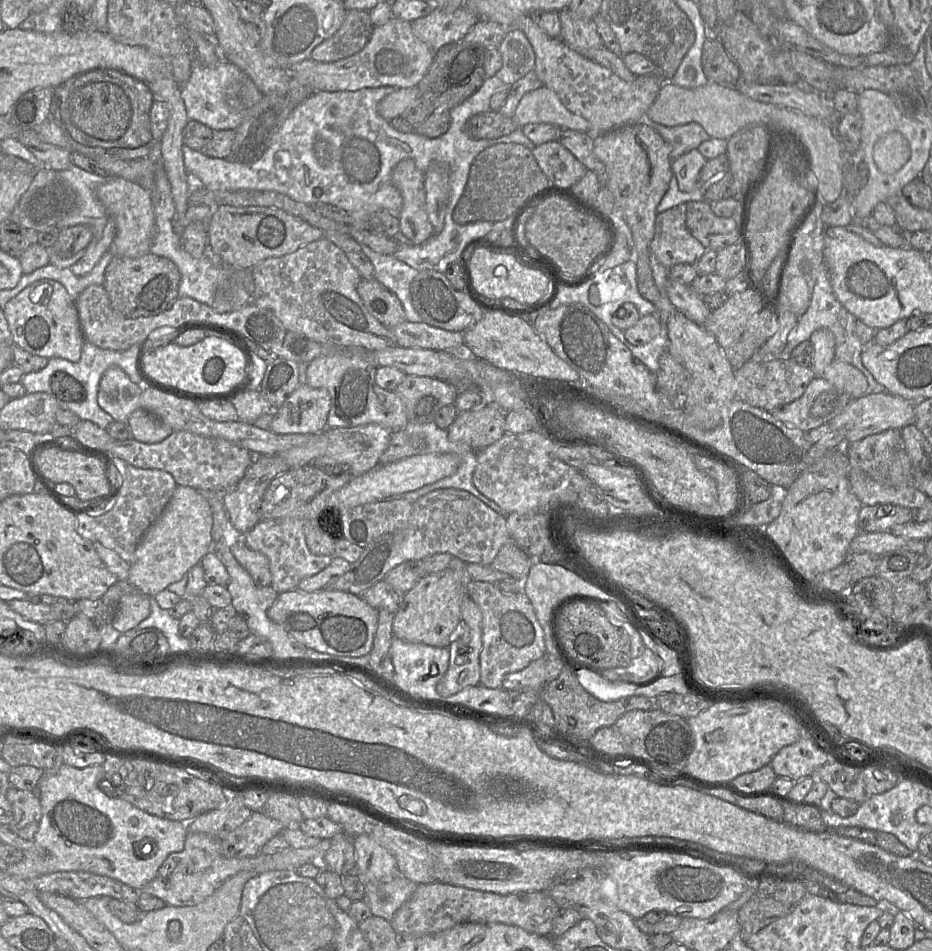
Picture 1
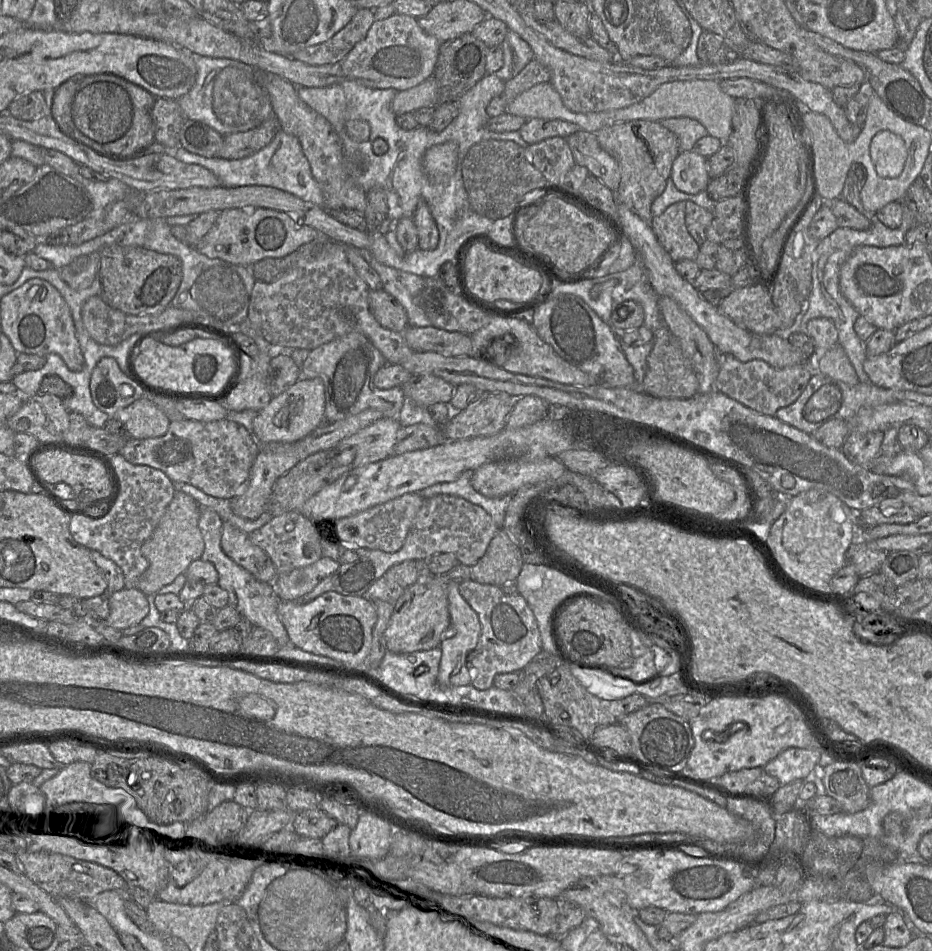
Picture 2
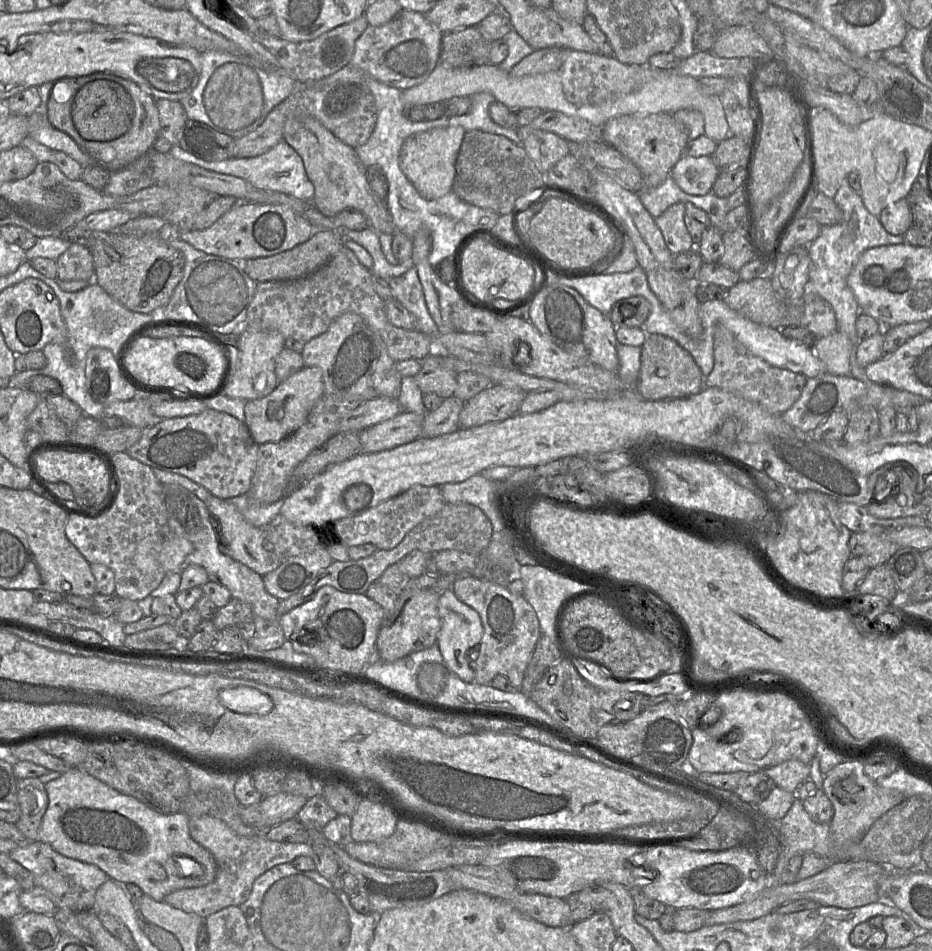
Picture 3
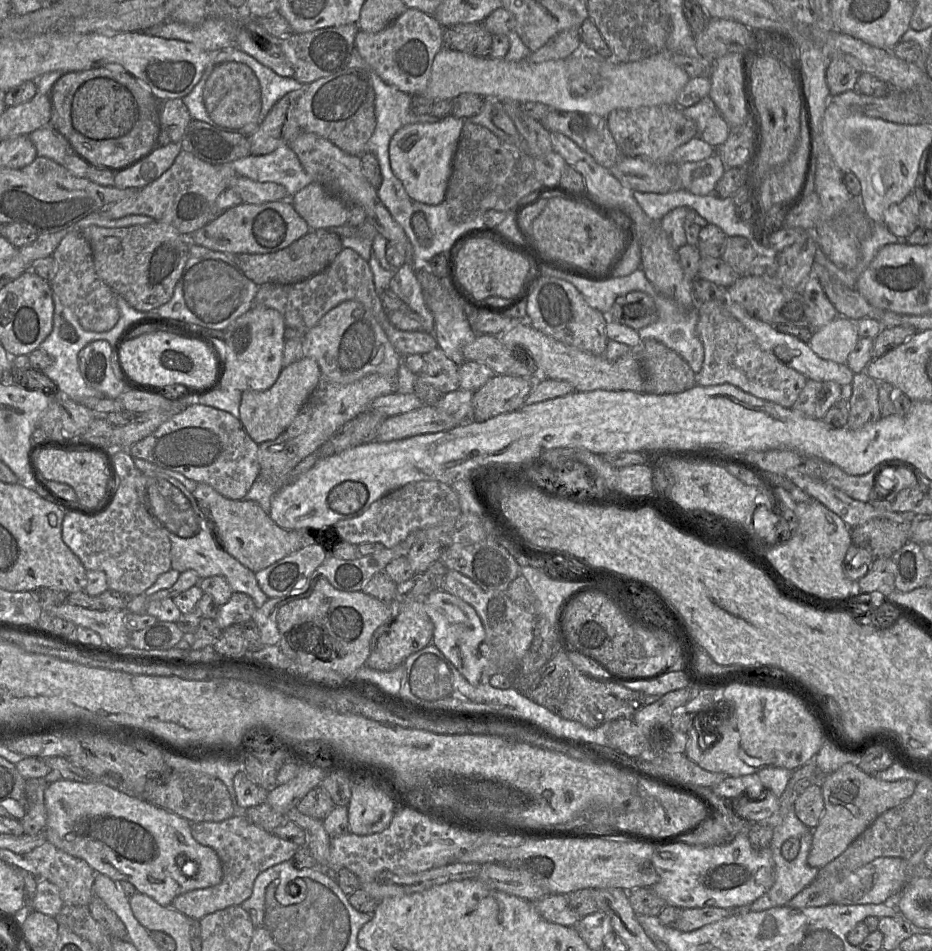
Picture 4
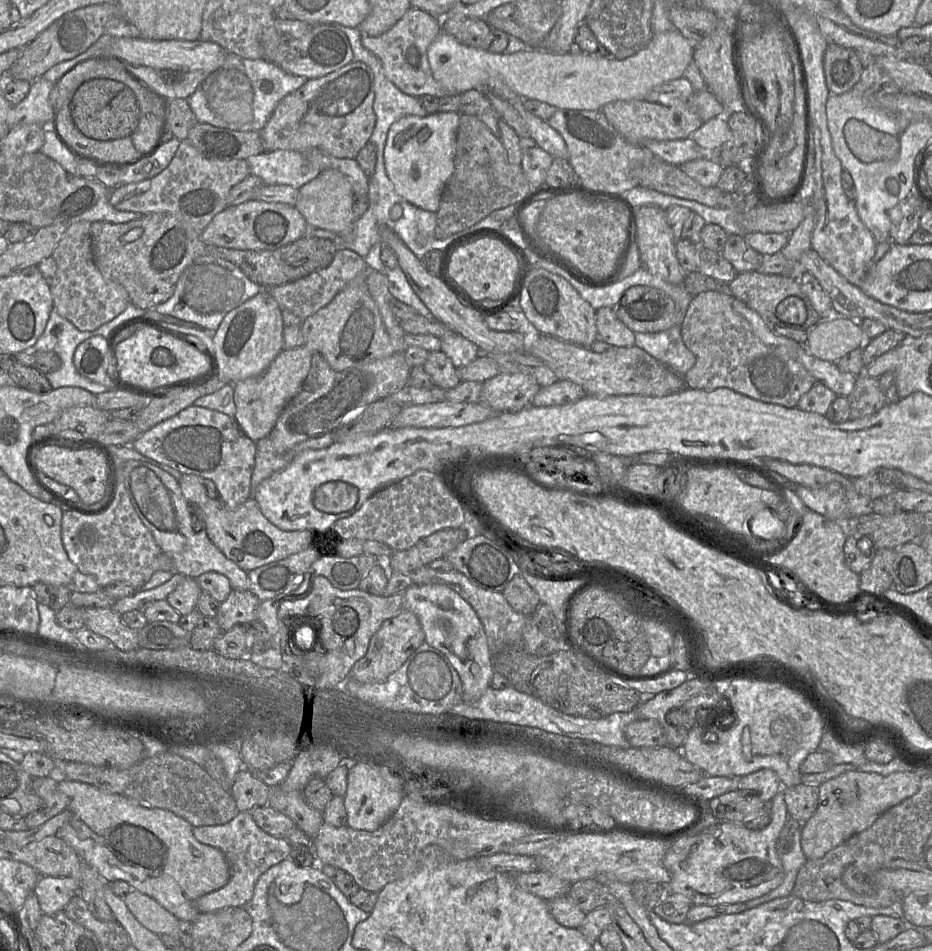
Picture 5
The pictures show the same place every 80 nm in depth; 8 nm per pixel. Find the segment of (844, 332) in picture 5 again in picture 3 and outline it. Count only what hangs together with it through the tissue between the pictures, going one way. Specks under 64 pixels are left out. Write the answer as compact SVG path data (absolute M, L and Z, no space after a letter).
M836 332L815 340L816 356L824 363L827 373L838 376L850 375L850 354L853 342L842 332Z

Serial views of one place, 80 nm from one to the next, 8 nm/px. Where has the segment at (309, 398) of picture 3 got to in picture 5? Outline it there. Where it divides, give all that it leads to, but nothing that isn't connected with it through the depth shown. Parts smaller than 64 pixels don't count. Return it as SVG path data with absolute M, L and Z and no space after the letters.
M305 345L283 349L260 375L234 384L235 420L255 443L270 434L285 406L300 392L311 368L313 351Z

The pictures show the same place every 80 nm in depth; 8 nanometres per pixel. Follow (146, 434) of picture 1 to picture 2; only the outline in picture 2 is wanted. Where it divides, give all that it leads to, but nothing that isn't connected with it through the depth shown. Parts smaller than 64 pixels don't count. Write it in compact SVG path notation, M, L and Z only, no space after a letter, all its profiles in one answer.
M145 396L116 412L115 418L127 429L133 439L161 437L169 429L170 420L165 413Z

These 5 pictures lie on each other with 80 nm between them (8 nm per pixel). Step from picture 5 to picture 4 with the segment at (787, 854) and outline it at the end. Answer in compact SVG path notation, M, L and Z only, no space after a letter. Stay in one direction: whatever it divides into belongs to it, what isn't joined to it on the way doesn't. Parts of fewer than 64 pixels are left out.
M812 831L800 837L800 848L793 860L786 860L779 849L773 850L775 882L761 897L753 901L750 911L763 911L773 907L785 906L816 877L819 868L808 864L807 858L812 844Z

